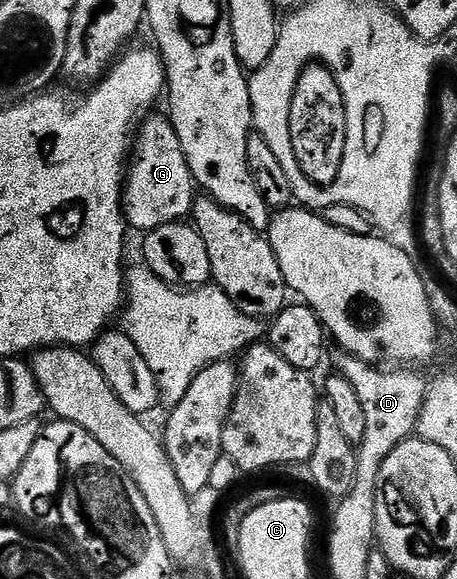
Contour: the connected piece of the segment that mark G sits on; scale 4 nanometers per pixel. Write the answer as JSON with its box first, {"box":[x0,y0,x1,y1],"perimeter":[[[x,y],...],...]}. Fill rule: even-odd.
{"box":[123,113,197,232],"perimeter":[[[148,113],[138,123],[125,175],[123,217],[132,231],[146,232],[184,221],[194,208],[197,197],[195,177],[185,160],[185,152],[181,152],[181,140],[171,119],[155,113]]]}

